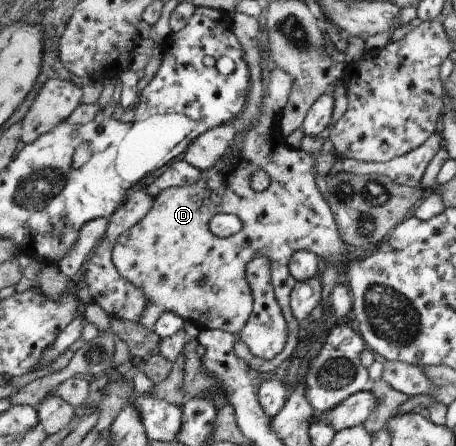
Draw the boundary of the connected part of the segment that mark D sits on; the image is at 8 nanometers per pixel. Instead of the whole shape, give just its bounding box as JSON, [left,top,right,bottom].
[114,68,347,374]

